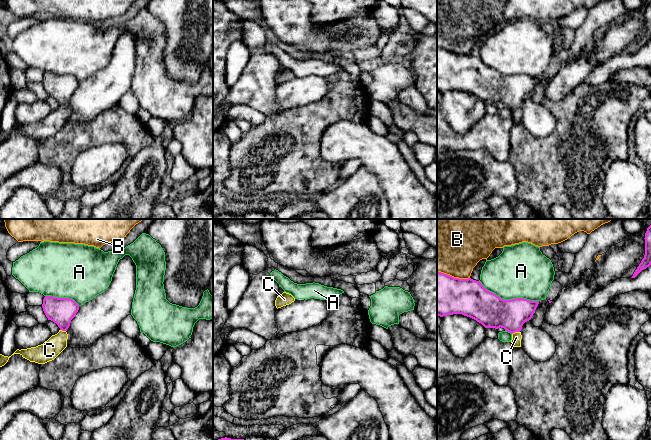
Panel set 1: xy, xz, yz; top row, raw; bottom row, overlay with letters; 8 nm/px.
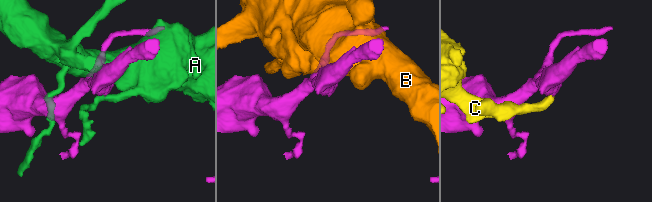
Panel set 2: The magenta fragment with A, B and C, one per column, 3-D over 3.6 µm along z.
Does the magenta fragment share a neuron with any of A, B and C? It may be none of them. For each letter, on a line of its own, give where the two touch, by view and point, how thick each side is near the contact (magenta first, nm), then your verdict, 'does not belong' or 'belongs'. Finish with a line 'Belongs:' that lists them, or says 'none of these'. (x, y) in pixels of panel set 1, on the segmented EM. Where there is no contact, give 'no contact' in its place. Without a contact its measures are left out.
A: yz (508, 300) | 260/420 nm | does not belong
B: yz (453, 277) | 340/460 nm | does not belong
C: yz (515, 331) | 260/80 nm | belongs
Belongs: C

